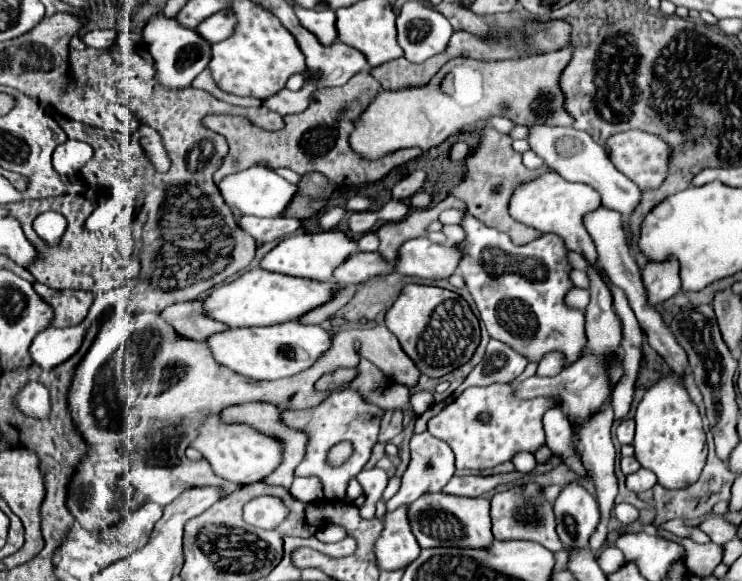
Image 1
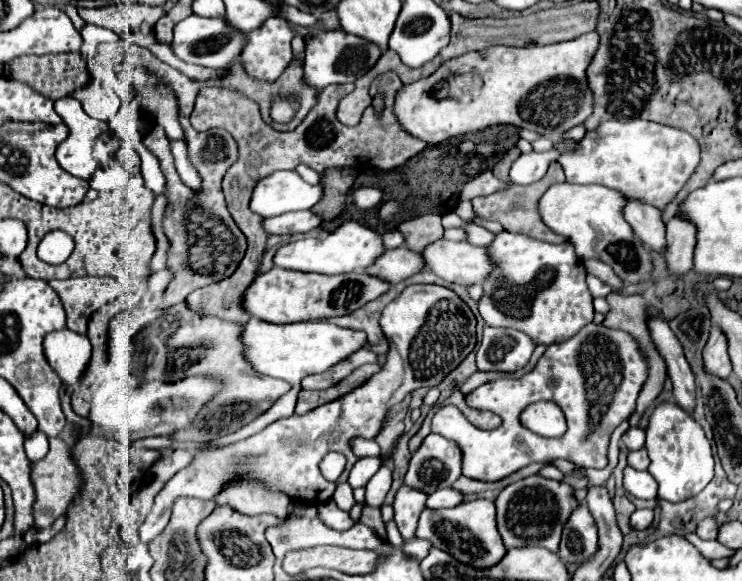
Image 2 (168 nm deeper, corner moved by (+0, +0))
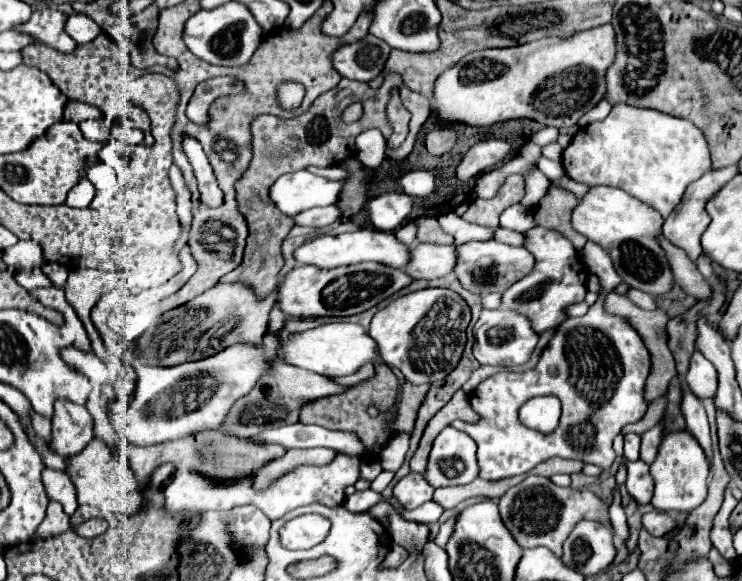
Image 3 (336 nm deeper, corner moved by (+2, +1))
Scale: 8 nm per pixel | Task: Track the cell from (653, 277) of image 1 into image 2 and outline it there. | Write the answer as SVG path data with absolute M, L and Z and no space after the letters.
M674 215L666 223L668 253L664 255L672 273L686 273L692 269L694 245L696 245L696 227L682 215Z

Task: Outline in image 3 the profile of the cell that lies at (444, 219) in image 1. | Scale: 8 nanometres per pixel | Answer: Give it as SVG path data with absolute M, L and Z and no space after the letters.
M514 204L502 212L500 226L516 230L516 232L526 232L528 228L534 226L534 218L528 208L524 208L522 204Z

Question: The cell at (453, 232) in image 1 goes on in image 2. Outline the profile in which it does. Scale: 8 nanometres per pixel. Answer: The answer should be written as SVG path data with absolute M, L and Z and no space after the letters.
M468 223L464 225L464 229L468 229L468 241L472 245L490 245L494 241L494 233L490 233L488 229L480 227L480 225L474 225L474 223Z

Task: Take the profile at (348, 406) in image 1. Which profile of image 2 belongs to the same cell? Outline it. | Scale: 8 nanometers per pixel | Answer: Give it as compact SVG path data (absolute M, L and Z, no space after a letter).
M440 285L406 287L382 311L380 327L390 343L390 351L384 369L376 373L376 377L350 391L348 395L320 405L302 417L292 415L286 419L278 419L244 441L194 455L192 463L180 469L156 497L150 515L142 523L142 539L150 541L160 535L158 529L164 531L172 515L172 505L178 497L212 501L232 481L258 481L270 491L276 489L288 495L292 501L306 501L308 505L330 501L336 485L328 483L320 473L322 457L330 451L342 453L346 457L346 469L340 475L340 481L346 481L352 465L358 461L358 457L350 449L350 439L374 439L382 427L386 413L394 405L398 405L414 389L438 385L450 371L460 365L460 361L464 361L464 357L476 345L474 313L452 289Z

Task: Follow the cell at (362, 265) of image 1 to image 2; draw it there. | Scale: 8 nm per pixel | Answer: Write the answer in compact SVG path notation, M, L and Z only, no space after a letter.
M408 247L388 249L372 267L366 269L366 273L376 273L376 277L386 277L388 283L400 283L420 271L424 271L424 259L422 253L416 253Z

